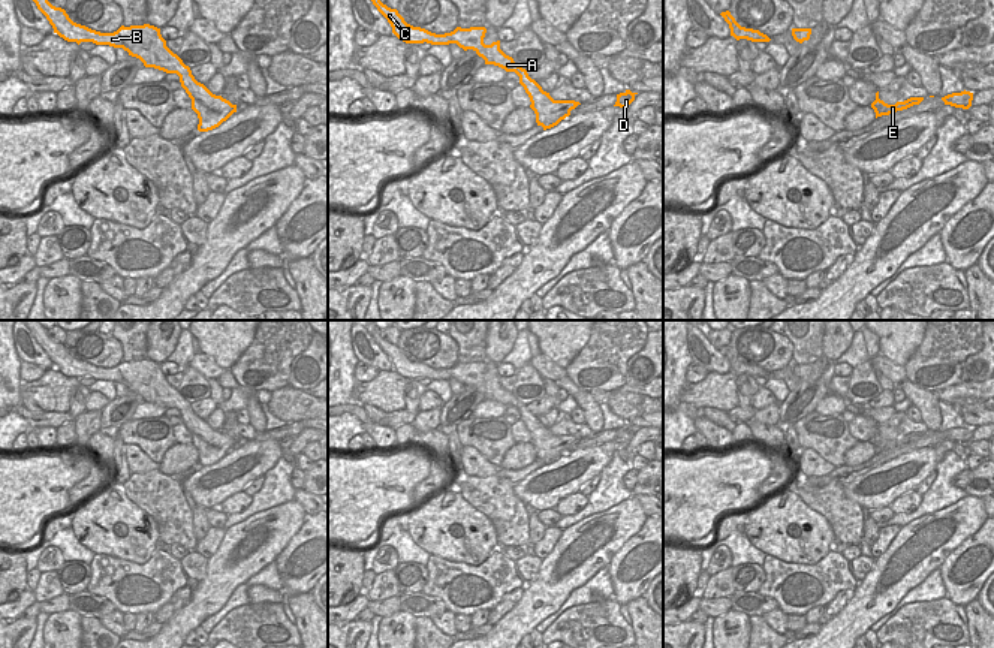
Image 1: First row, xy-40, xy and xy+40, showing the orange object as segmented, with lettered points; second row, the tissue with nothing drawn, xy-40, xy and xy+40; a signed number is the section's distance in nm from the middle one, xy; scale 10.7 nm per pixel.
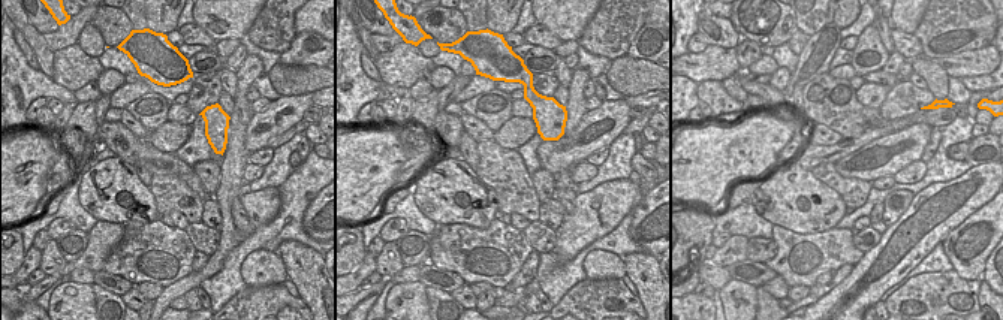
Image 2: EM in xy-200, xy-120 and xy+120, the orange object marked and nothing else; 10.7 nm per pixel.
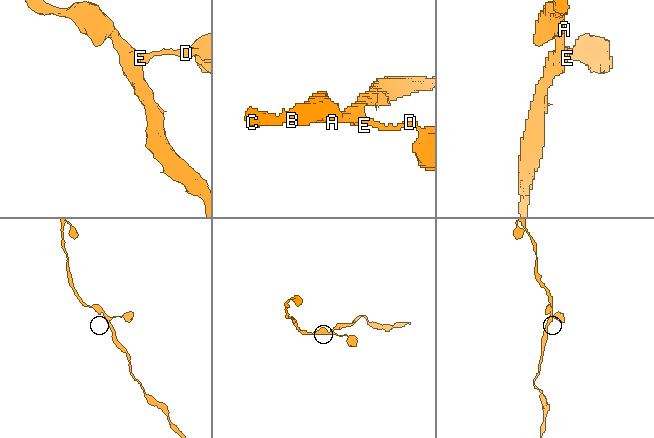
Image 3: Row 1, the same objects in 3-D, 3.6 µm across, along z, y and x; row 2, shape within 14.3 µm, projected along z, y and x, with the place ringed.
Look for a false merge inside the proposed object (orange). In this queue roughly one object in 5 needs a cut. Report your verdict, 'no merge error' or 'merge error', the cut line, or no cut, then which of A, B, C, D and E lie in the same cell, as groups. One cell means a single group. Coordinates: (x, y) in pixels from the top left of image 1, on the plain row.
no merge error; no cut; A B C D E

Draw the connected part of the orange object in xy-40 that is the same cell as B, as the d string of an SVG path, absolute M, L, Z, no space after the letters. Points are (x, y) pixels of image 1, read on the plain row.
M22 320L36 338L37 344L46 352L49 359L60 373L67 377L93 377L96 380L109 380L123 383L129 391L139 394L145 403L154 403L166 409L177 409L181 422L192 434L192 444L198 449L199 467L208 467L219 462L234 447L237 440L222 431L213 430L204 419L198 418L189 401L174 389L160 370L160 364L144 361L121 361L114 368L100 368L85 361L73 358L64 344L55 343L48 337L39 320Z

